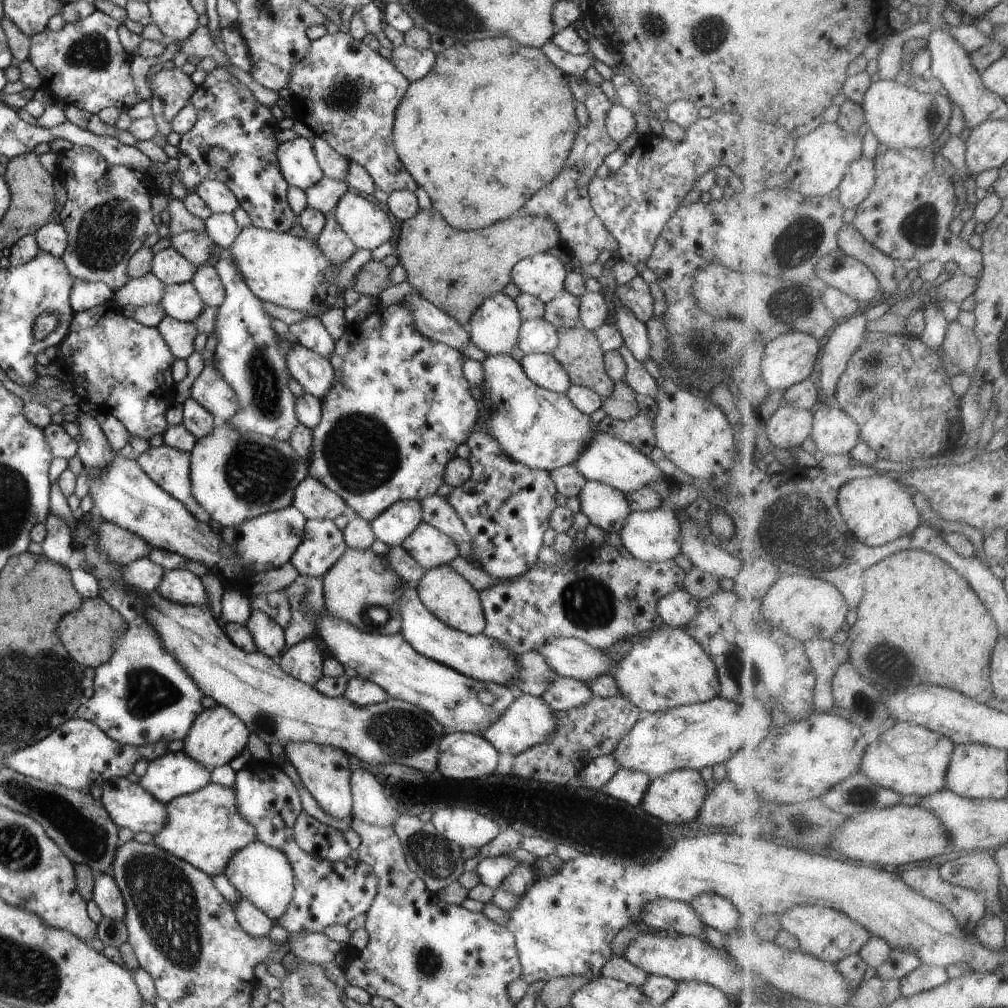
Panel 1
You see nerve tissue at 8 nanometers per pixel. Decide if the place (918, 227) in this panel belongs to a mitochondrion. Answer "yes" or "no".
yes

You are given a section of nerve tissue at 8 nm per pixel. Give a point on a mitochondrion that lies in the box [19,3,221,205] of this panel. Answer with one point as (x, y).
(91, 51)

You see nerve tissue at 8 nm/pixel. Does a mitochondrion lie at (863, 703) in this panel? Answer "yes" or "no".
yes

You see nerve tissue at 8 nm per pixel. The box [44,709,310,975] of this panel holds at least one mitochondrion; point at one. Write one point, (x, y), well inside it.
(165, 899)

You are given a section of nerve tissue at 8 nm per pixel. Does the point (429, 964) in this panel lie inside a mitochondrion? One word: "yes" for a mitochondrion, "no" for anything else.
yes

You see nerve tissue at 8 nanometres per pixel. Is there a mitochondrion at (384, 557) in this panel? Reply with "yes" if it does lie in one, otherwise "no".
no

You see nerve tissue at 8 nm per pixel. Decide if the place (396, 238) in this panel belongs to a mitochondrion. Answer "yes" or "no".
no

